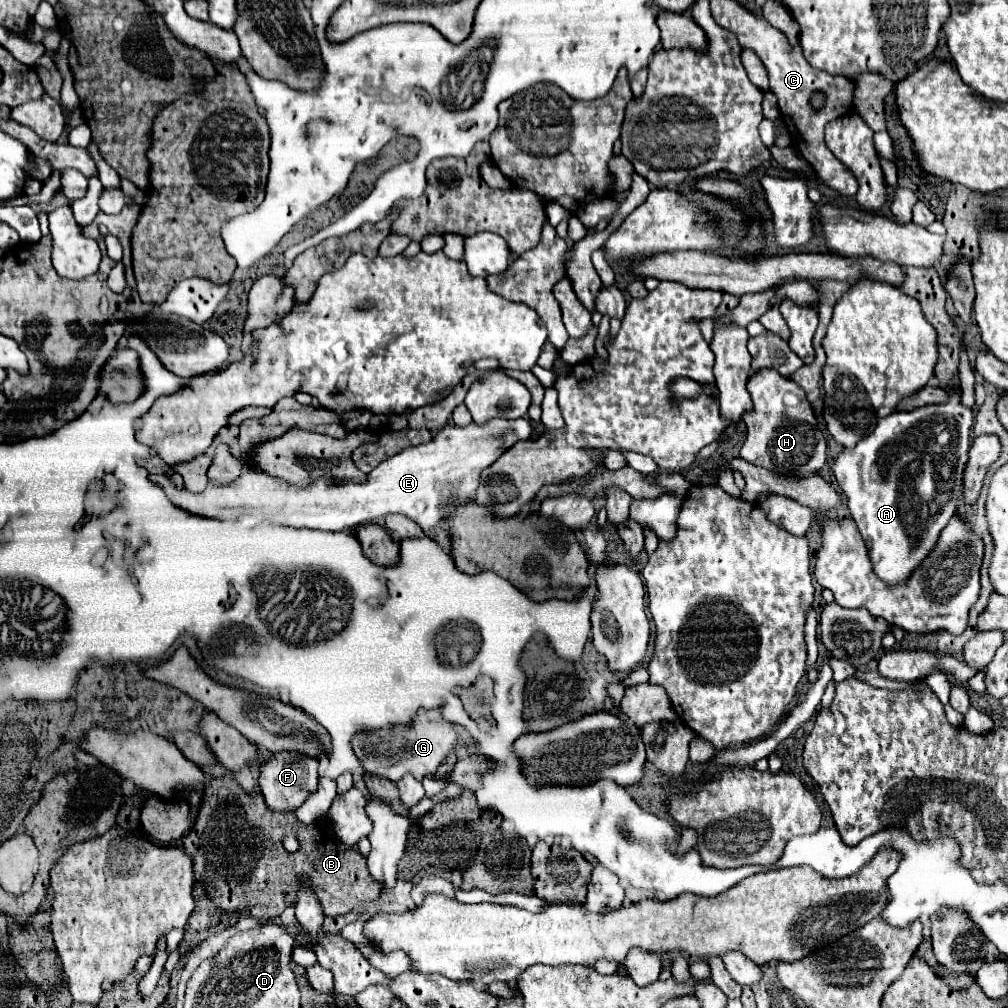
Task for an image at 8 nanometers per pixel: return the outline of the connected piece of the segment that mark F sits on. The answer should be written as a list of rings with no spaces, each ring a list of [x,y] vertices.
[[[278,752],[272,754],[272,758],[264,762],[260,768],[260,790],[264,794],[268,808],[272,810],[294,812],[316,792],[316,788],[318,788],[318,762],[308,756]]]

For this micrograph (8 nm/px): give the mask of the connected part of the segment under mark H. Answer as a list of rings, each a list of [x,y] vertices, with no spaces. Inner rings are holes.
[[[764,370],[748,380],[748,392],[754,402],[754,412],[744,416],[746,442],[740,458],[748,464],[766,468],[778,476],[812,476],[826,462],[826,438],[818,430],[816,416],[800,386],[780,376],[778,372]]]

